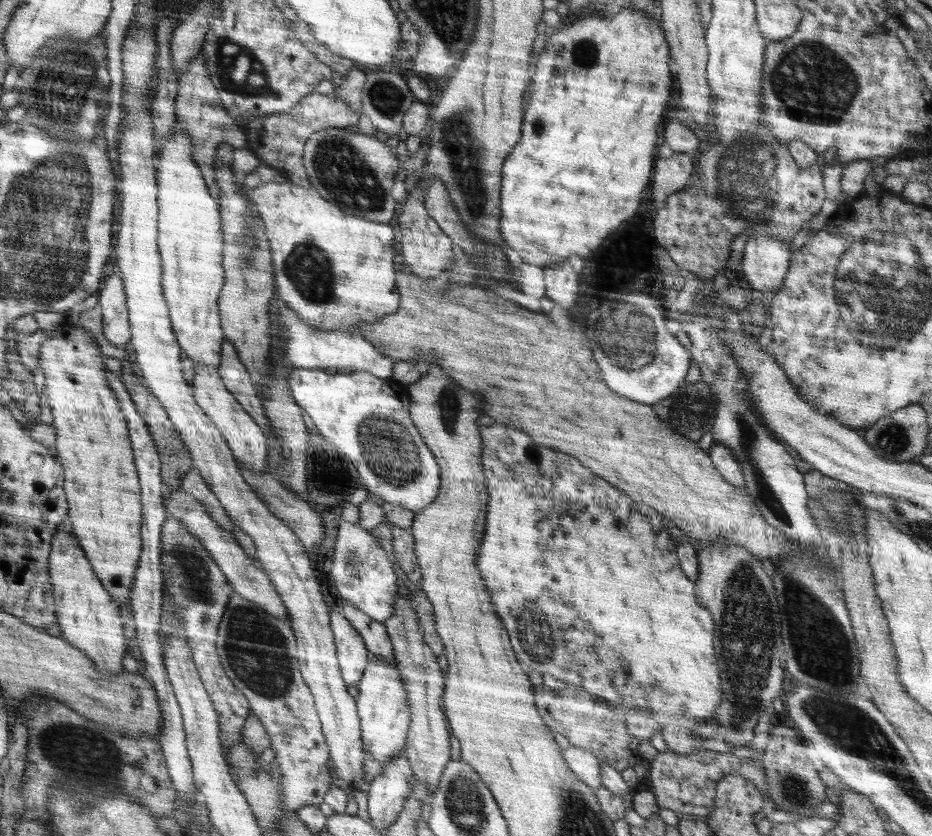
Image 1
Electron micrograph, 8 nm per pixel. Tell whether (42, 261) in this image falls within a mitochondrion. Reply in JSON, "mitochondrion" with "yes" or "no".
{"mitochondrion":"yes"}

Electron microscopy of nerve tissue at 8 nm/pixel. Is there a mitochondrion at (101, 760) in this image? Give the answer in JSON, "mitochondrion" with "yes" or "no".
{"mitochondrion":"yes"}

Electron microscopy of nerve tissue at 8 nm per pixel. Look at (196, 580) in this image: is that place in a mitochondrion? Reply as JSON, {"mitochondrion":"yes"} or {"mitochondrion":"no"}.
{"mitochondrion":"yes"}

